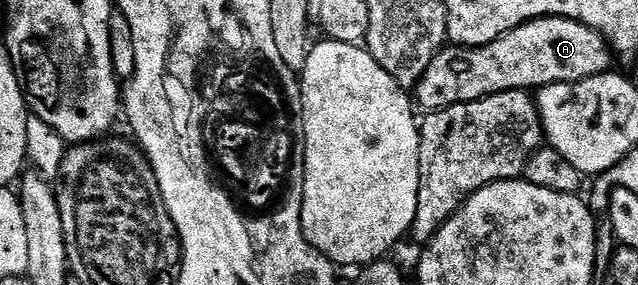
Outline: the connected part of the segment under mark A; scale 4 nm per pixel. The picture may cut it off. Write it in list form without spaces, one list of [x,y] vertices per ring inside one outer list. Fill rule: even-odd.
[[[531,18],[514,30],[501,34],[483,46],[447,45],[439,50],[438,55],[428,64],[424,76],[416,87],[416,102],[423,111],[433,112],[455,106],[461,102],[475,102],[505,90],[529,90],[561,82],[582,82],[597,74],[605,74],[611,69],[612,51],[606,37],[583,22],[571,18]]]

